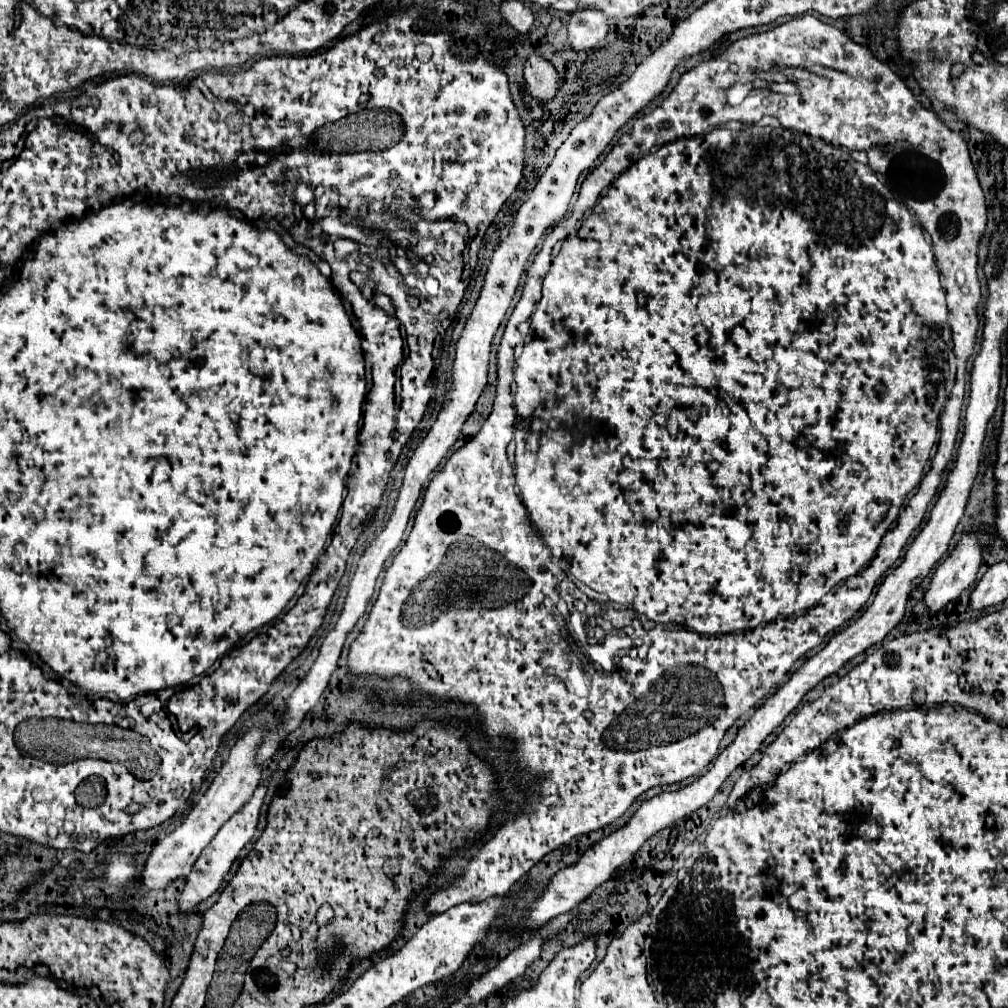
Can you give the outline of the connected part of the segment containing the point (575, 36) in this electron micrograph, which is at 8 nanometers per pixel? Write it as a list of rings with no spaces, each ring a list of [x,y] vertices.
[[[582,10],[574,12],[568,34],[572,38],[574,50],[592,50],[608,34],[608,20],[600,10]]]

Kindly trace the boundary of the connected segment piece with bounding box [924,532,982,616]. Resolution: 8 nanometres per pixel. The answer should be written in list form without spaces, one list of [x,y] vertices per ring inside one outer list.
[[[966,532],[958,542],[956,550],[936,568],[930,586],[924,590],[924,606],[930,616],[946,610],[946,606],[956,600],[974,580],[980,568],[982,550],[974,532]]]

